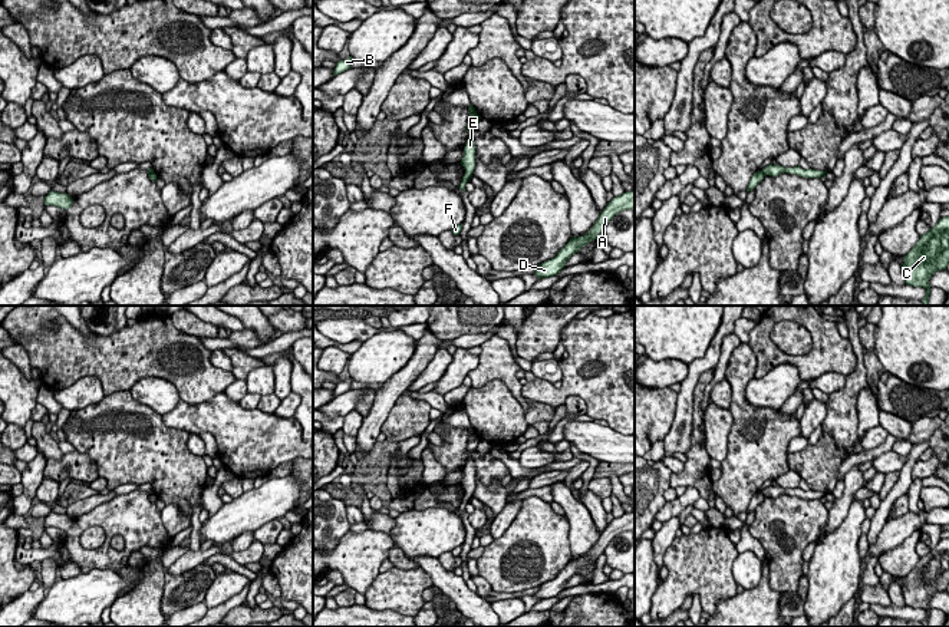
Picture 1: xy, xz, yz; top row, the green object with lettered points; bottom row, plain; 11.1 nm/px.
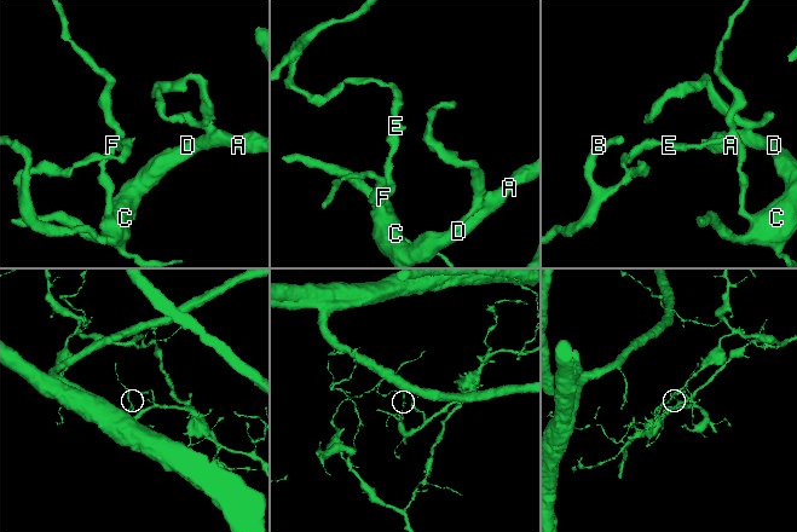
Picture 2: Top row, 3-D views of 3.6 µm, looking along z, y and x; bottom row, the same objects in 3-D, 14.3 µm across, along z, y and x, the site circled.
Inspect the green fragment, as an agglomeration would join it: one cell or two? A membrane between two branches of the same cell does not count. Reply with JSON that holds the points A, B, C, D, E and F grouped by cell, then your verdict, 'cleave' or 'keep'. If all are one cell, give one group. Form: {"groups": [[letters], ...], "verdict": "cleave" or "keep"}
{"groups": [["A", "C", "D", "E", "F"], ["B"]], "verdict": "cleave"}

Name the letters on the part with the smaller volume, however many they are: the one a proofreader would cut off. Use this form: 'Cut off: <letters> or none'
Cut off: B

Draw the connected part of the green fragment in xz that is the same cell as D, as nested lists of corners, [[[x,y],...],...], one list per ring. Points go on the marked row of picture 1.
[[[635,189],[614,197],[600,212],[597,221],[586,235],[571,237],[569,242],[557,253],[557,255],[551,260],[541,263],[534,274],[540,280],[557,275],[564,268],[566,263],[573,254],[576,254],[590,241],[597,240],[597,237],[604,231],[609,221],[625,209],[635,209]]]

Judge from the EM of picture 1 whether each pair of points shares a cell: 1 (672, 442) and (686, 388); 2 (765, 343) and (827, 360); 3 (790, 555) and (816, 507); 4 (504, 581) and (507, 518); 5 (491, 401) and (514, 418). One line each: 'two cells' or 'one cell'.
1: one cell
2: one cell
3: one cell
4: two cells
5: one cell

